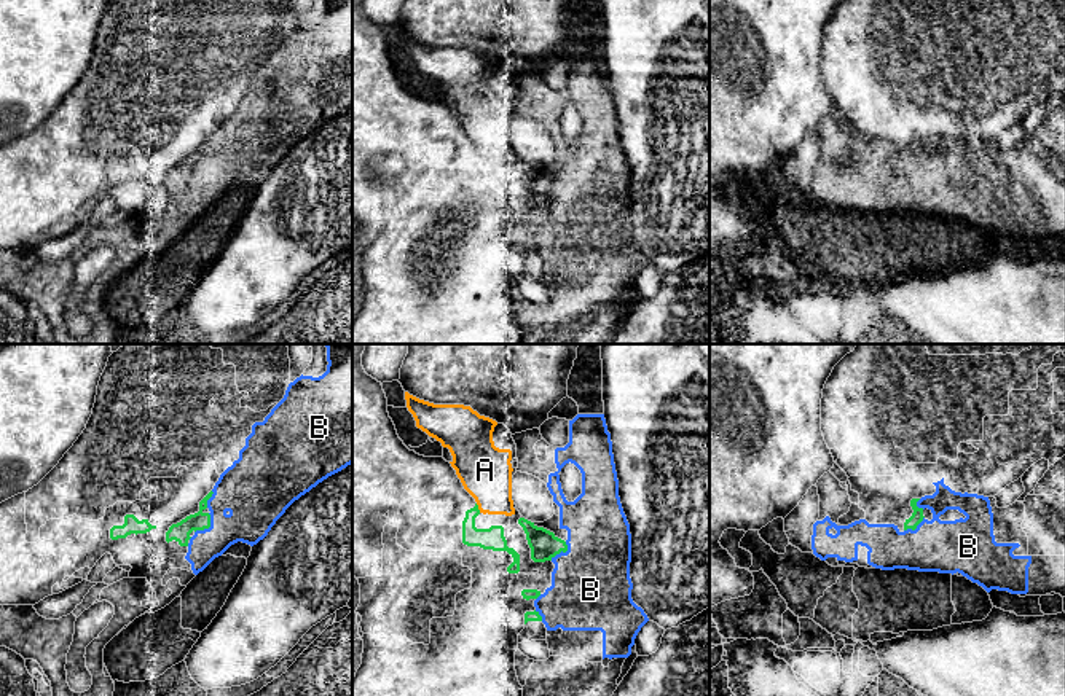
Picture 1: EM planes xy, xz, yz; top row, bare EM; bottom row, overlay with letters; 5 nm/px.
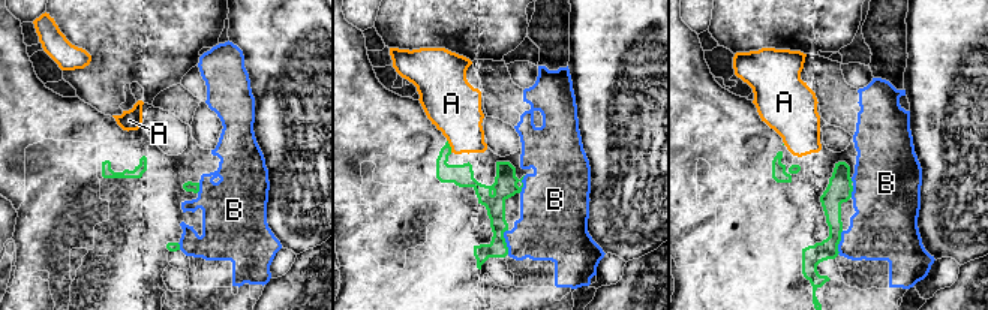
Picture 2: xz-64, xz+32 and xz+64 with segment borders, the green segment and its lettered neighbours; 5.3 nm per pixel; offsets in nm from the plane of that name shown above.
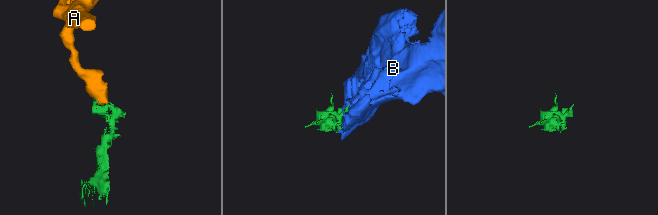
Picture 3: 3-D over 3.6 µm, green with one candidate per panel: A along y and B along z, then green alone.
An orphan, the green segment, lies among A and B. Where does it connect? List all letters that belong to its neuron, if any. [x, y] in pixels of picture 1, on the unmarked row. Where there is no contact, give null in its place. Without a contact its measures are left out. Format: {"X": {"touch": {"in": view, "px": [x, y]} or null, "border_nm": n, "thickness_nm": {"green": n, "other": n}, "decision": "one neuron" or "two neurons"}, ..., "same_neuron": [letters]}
{"A": {"touch": {"in": "xz", "px": [477, 152]}, "border_nm": 50, "thickness_nm": {"green": 110, "other": 260}, "decision": "two neurons"}, "B": {"touch": {"in": "xy", "px": [208, 171]}, "border_nm": 130, "thickness_nm": {"green": 100, "other": 240}, "decision": "two neurons"}, "same_neuron": []}

